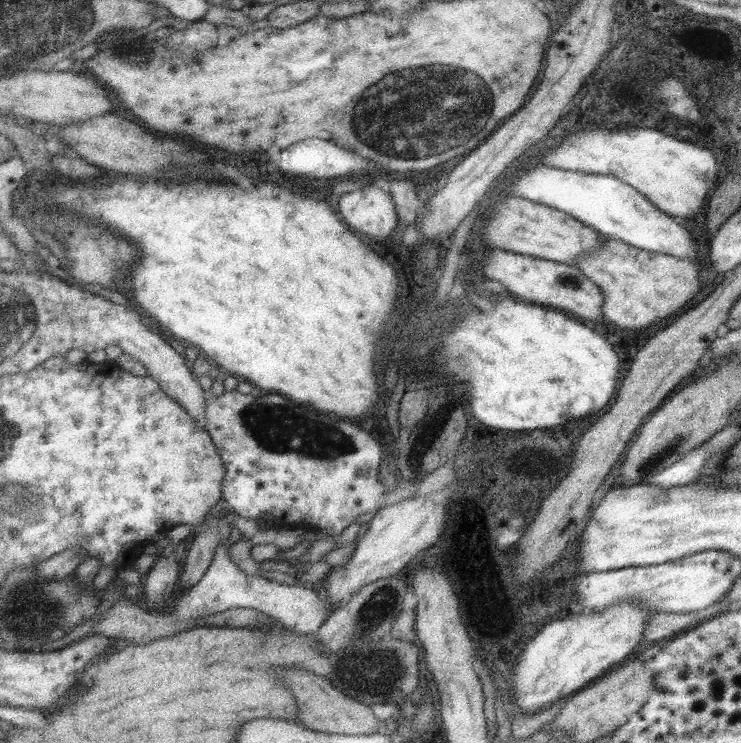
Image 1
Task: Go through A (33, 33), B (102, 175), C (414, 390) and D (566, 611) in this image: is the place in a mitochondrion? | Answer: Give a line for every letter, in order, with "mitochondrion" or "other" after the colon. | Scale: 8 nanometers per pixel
A: mitochondrion
B: other
C: mitochondrion
D: other

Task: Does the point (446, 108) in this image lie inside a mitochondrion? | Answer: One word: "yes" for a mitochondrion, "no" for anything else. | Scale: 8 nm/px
yes

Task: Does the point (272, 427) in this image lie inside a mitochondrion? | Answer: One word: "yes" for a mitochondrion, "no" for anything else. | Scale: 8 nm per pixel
yes

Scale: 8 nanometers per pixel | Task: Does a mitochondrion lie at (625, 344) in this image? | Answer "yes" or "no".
no

